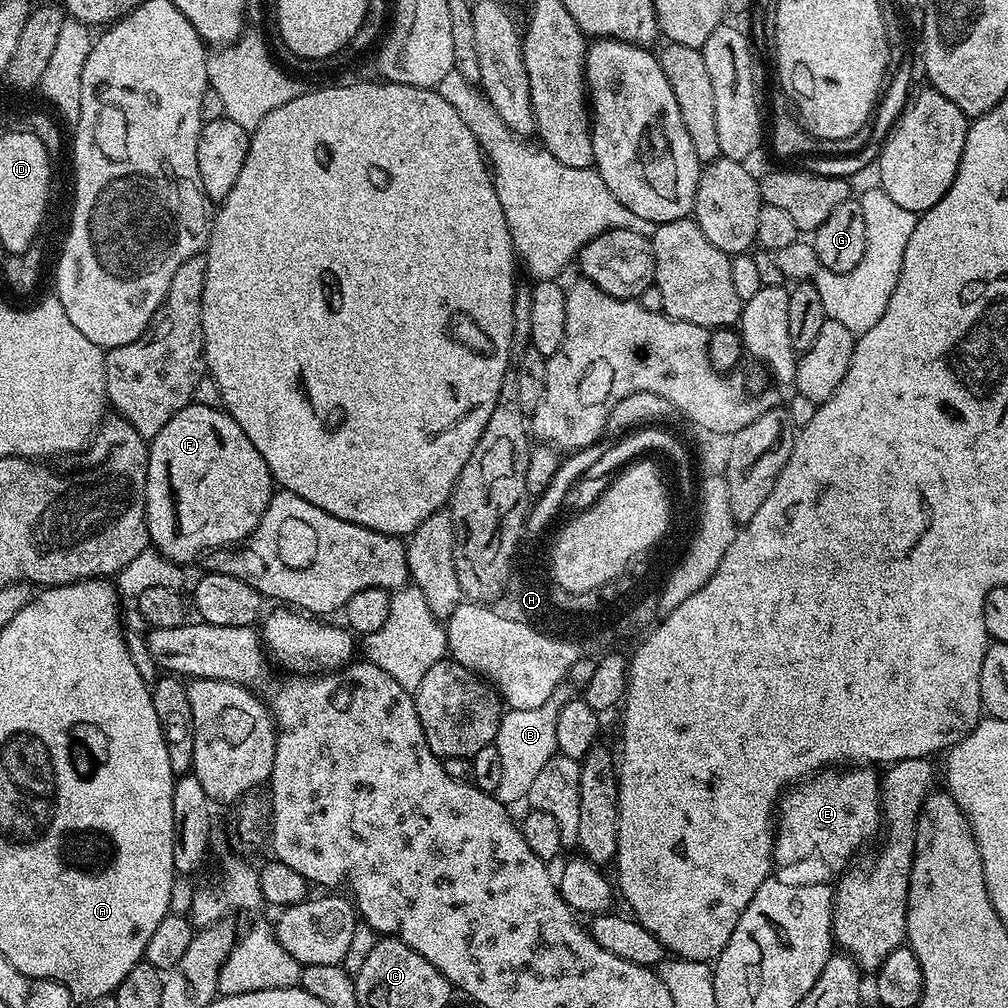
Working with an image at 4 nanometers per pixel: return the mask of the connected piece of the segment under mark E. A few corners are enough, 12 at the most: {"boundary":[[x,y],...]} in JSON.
{"boundary":[[868,766],[821,770],[778,801],[772,859],[847,865],[881,831]]}

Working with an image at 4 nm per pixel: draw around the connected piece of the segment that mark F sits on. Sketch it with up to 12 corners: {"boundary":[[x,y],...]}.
{"boundary":[[221,408],[148,445],[148,539],[188,566],[258,526],[274,491]]}

